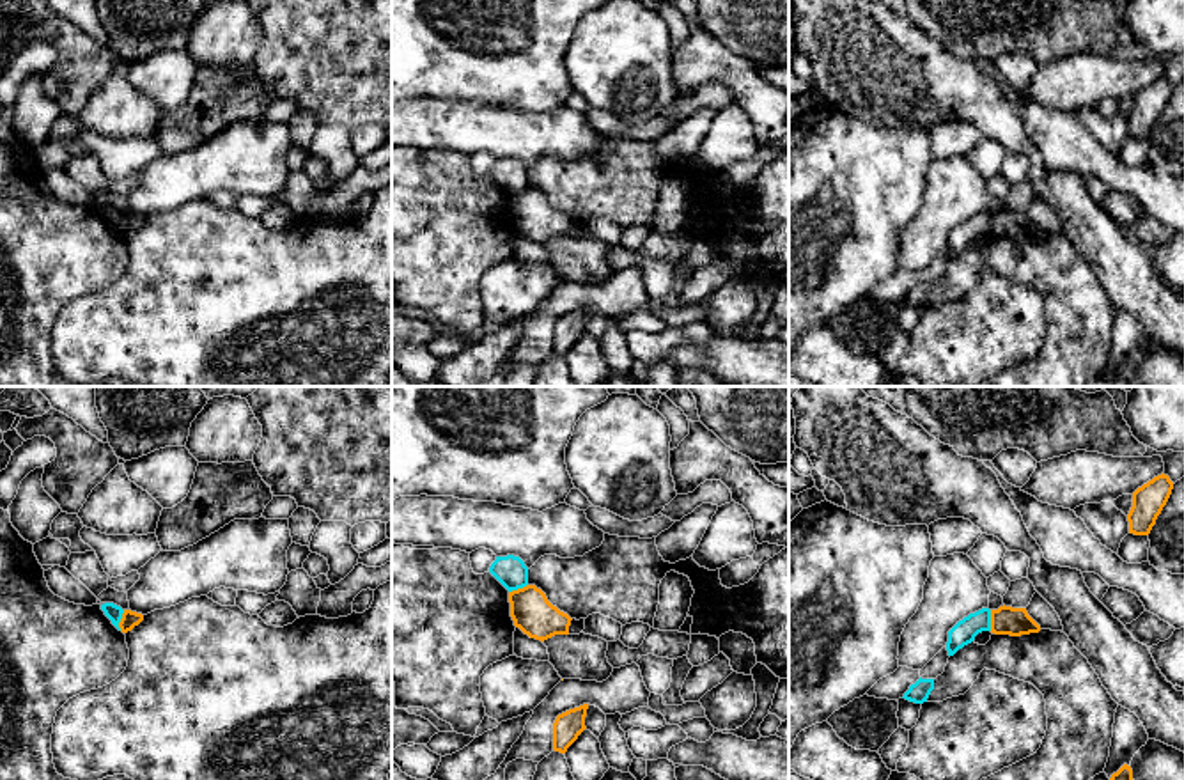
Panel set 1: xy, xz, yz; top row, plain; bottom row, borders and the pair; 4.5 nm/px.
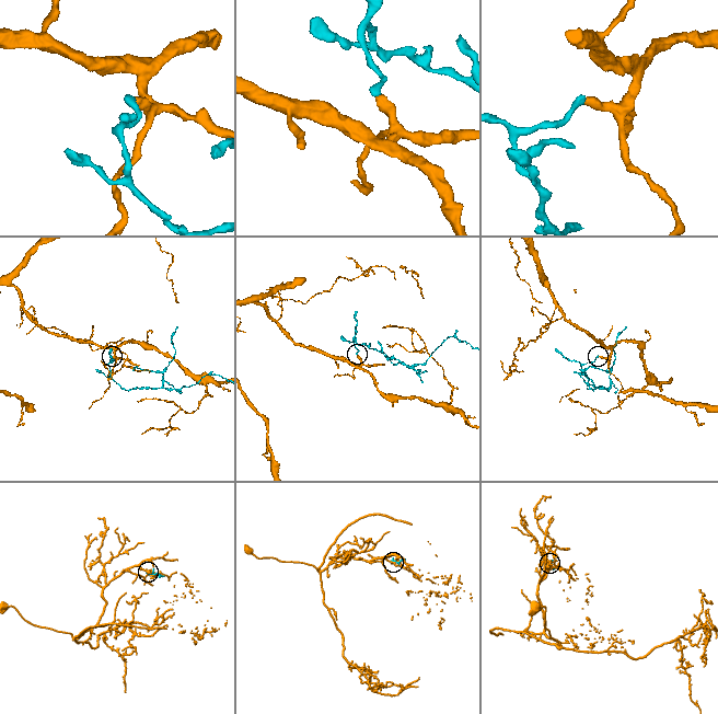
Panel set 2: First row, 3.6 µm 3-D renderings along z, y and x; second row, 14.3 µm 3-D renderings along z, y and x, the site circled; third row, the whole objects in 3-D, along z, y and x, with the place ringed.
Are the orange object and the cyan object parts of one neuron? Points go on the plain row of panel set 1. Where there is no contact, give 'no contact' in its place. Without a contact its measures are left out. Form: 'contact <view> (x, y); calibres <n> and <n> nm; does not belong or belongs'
contact xy (121, 224); calibres 80 and 70 nm; does not belong

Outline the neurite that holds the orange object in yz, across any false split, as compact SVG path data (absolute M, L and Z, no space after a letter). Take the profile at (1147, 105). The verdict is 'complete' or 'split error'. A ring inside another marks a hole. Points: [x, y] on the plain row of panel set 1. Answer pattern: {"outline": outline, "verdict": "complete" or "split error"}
{"outline": "M1161 76L1133 96L1133 110L1127 117L1129 136L1149 138L1157 119L1166 108L1173 92L1168 78Z", "verdict": "complete"}

